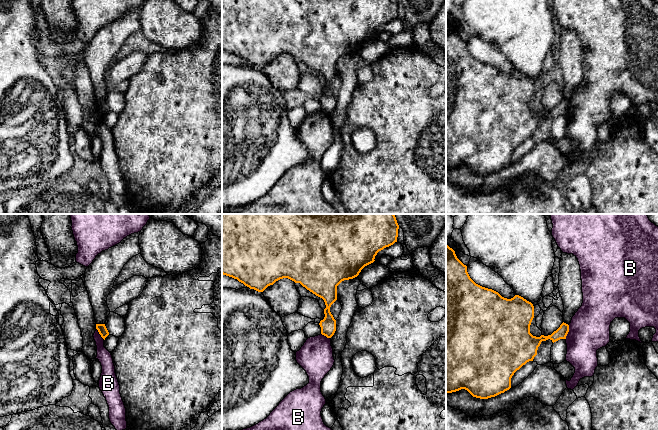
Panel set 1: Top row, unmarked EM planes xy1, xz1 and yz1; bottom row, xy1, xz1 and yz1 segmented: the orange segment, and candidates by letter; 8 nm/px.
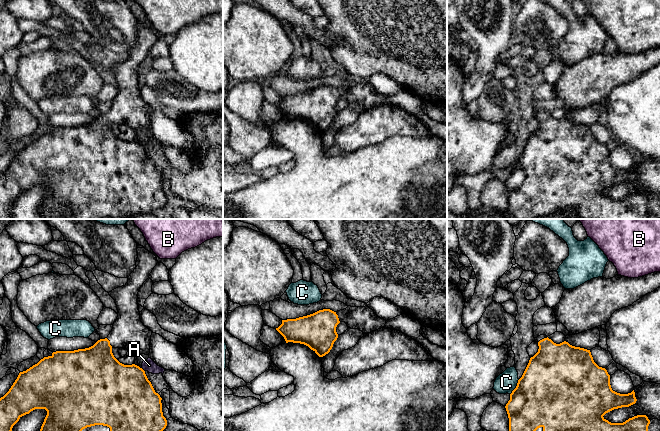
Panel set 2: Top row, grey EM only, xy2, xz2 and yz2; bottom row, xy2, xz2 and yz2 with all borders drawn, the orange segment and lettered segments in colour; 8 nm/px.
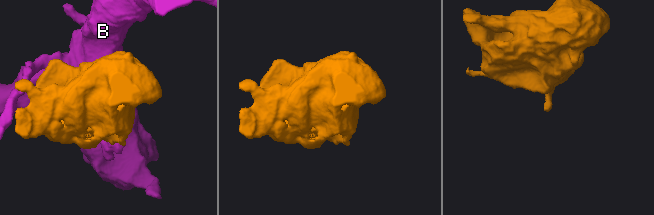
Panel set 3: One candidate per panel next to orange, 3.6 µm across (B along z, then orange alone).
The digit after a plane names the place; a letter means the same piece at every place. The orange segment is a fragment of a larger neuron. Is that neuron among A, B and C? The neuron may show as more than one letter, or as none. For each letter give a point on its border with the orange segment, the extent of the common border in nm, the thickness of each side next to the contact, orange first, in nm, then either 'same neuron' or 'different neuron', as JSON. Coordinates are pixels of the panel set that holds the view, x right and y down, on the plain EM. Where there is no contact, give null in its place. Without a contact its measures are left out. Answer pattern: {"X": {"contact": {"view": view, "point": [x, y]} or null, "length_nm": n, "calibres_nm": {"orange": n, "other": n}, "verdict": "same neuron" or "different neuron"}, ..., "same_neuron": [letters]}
{"A": {"contact": {"view": "xy2", "point": [143, 146]}, "length_nm": 40, "calibres_nm": {"orange": 460, "other": 100}, "verdict": "different neuron"}, "B": {"contact": {"view": "yz1", "point": [568, 107]}, "length_nm": 120, "calibres_nm": {"orange": 90, "other": 320}, "verdict": "different neuron"}, "C": {"contact": {"view": "yz2", "point": [516, 163]}, "length_nm": 150, "calibres_nm": {"orange": 500, "other": 160}, "verdict": "different neuron"}, "same_neuron": []}

